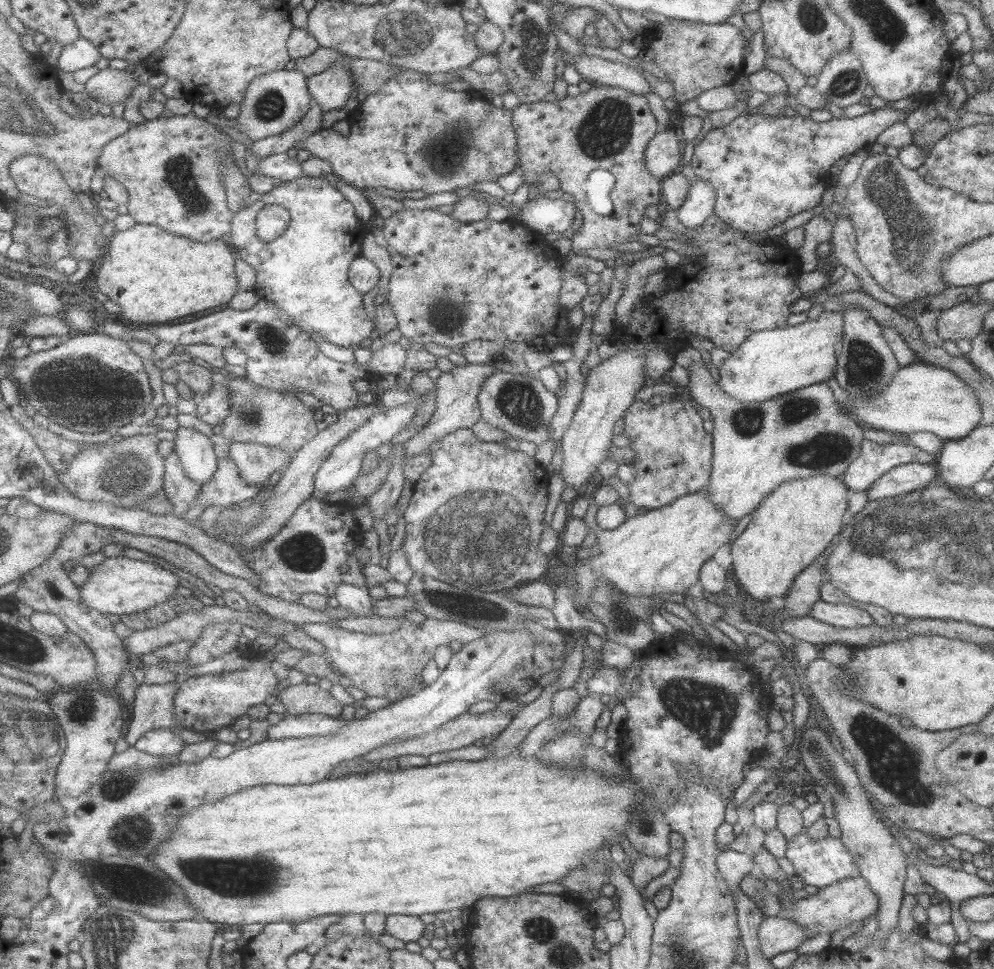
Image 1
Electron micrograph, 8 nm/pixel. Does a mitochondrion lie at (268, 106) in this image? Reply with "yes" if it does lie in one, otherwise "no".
yes

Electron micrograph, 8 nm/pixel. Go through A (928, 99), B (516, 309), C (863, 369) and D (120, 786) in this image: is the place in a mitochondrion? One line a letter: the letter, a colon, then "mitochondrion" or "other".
A: other
B: other
C: mitochondrion
D: mitochondrion

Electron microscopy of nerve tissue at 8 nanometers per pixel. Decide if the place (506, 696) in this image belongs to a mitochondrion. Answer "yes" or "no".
no

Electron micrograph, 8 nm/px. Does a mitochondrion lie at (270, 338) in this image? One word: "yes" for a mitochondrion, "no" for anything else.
yes

